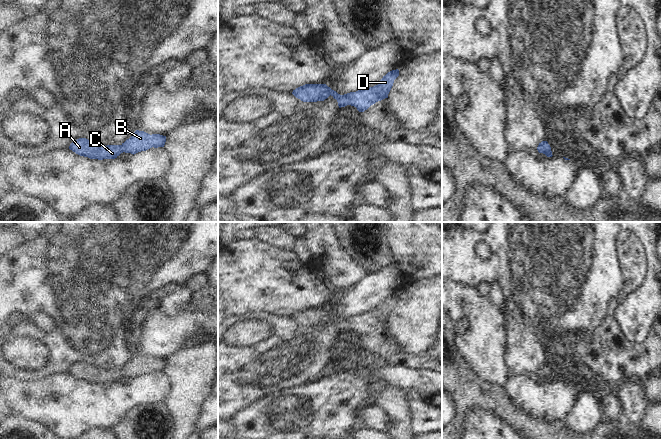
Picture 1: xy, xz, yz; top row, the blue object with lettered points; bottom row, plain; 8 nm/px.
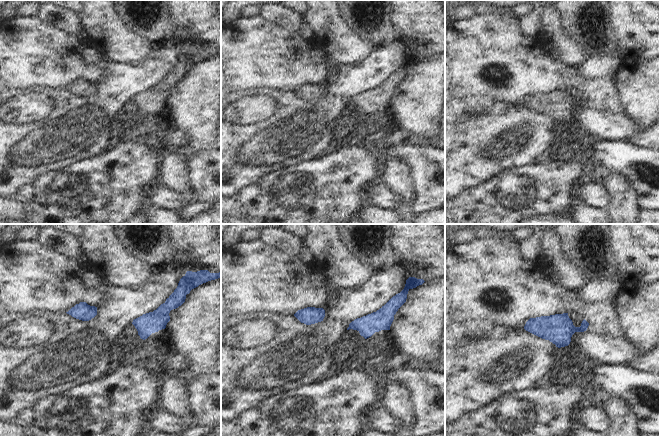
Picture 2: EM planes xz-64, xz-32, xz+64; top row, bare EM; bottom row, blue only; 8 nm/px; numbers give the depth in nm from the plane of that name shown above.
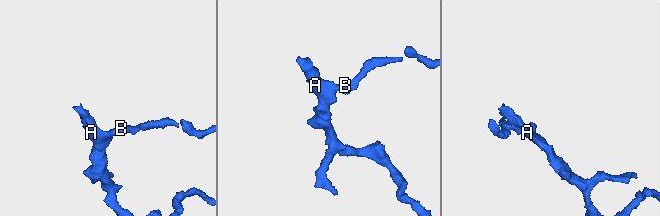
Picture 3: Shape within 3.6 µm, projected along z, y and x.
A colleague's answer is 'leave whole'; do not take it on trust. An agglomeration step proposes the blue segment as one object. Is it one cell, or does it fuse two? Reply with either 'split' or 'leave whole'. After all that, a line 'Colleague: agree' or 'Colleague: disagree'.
leave whole
Colleague: agree

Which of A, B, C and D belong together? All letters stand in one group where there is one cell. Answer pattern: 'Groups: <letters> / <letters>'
Groups: A B C D

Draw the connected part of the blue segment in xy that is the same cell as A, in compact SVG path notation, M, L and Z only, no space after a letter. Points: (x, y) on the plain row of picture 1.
M136 354L134 358L121 369L103 369L86 362L79 362L73 365L69 373L76 378L90 383L115 383L121 377L136 378L146 375L152 371L164 371L166 360L160 358L148 358L144 355Z

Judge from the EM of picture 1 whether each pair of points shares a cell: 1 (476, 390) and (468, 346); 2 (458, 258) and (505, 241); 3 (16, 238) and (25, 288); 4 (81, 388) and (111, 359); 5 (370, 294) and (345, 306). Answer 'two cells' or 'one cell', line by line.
1: two cells
2: one cell
3: two cells
4: two cells
5: one cell

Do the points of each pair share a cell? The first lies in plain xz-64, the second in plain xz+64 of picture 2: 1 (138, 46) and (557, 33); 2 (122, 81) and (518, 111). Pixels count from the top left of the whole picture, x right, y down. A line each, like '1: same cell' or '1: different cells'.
1: same cell
2: same cell

